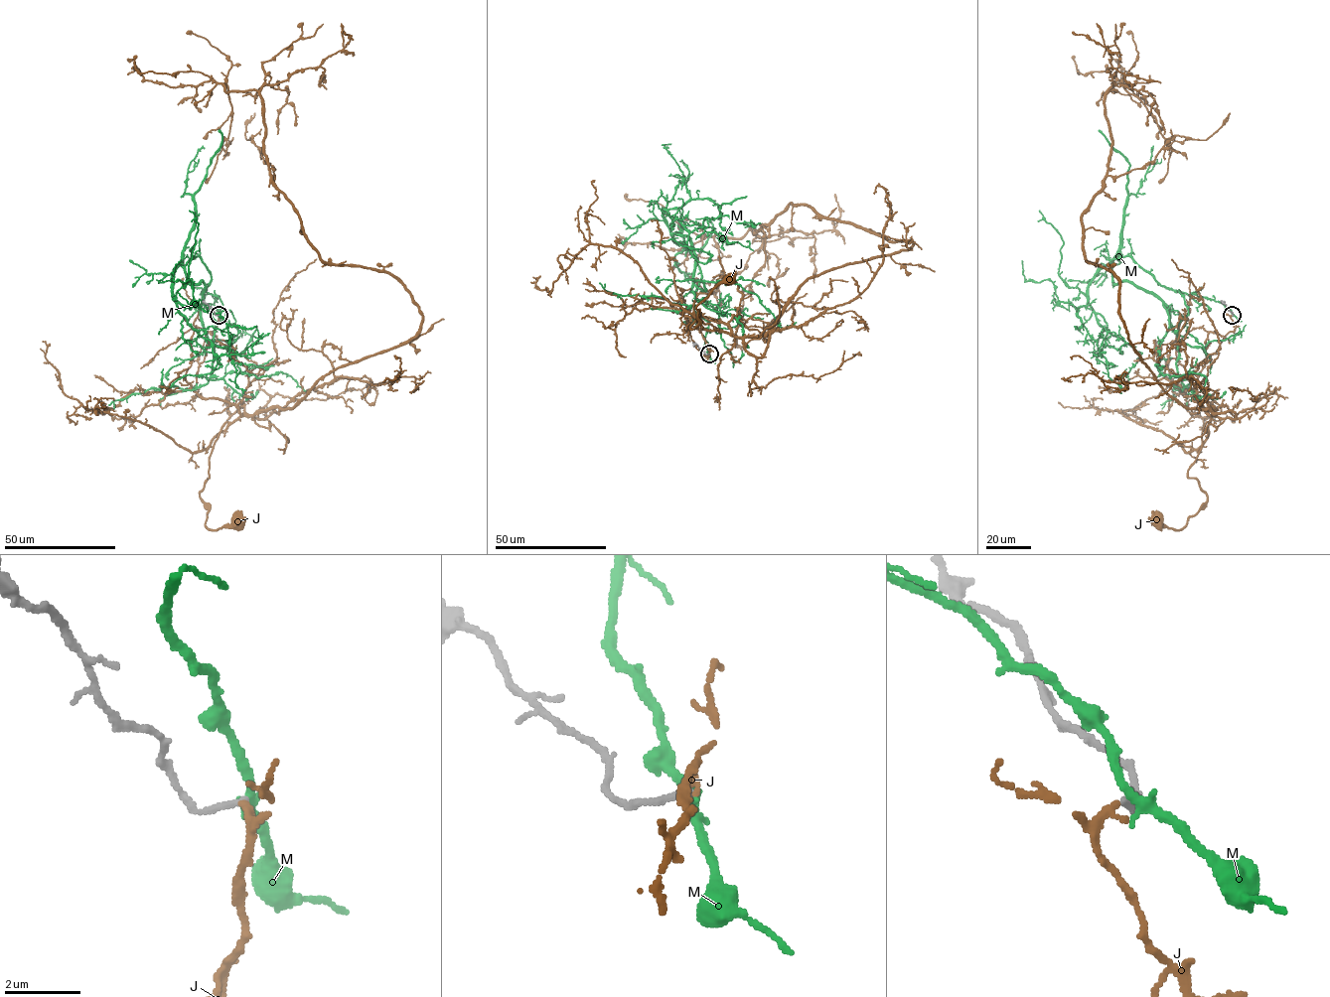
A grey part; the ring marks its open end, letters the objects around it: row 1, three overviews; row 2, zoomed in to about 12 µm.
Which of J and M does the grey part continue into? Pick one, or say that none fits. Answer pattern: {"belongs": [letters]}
{"belongs": ["J"]}

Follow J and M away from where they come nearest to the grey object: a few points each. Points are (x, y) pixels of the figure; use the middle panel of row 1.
J: (709, 354), (685, 317), (730, 333), (699, 310), (690, 327), (728, 281)
M: (709, 354), (708, 323), (694, 310), (701, 273), (675, 233), (687, 236), (691, 291), (704, 301), (605, 284)

